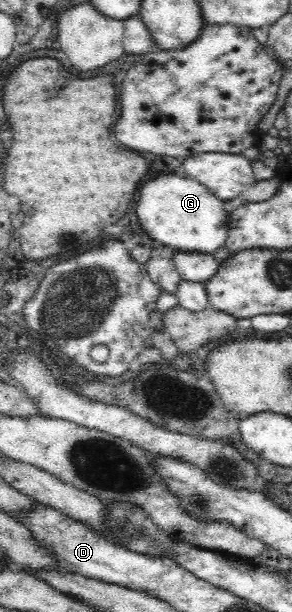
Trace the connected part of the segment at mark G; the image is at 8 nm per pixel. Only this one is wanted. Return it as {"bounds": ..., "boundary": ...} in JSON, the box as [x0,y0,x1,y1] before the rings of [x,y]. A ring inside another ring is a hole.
{"bounds":[137,175,229,254],"boundary":[[[161,175],[143,185],[137,203],[139,222],[155,244],[174,247],[179,252],[198,251],[201,254],[213,254],[215,249],[226,245],[229,233],[229,213],[223,209],[223,202],[216,199],[203,184],[196,179],[177,175]]]}

